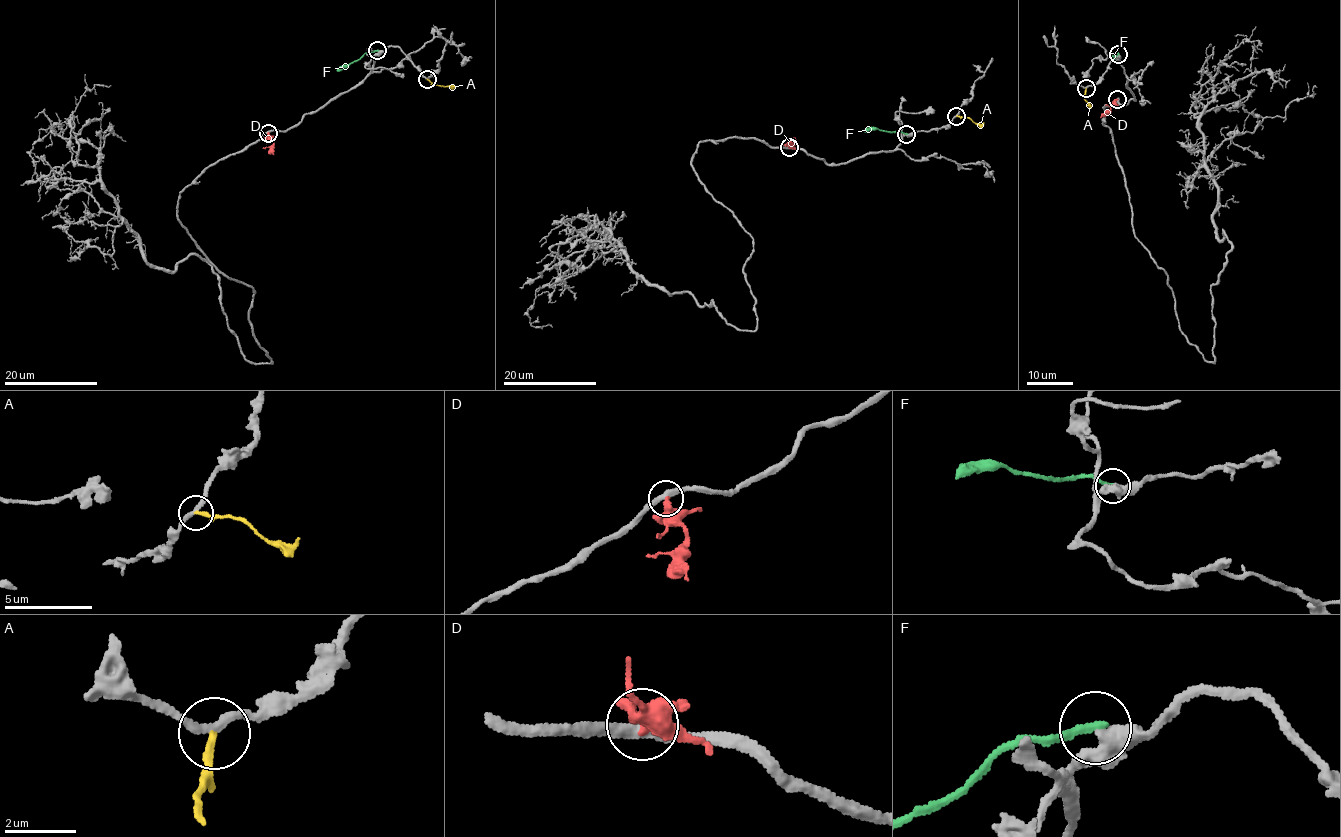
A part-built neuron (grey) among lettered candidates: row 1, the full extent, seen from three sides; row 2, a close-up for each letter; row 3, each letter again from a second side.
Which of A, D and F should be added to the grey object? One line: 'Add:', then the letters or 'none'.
Add: A

